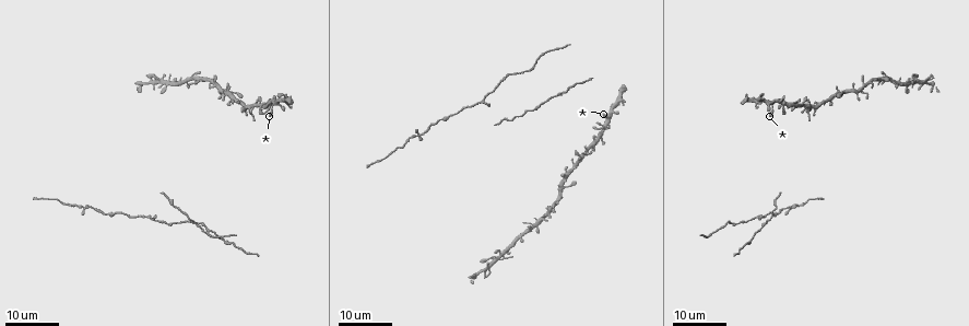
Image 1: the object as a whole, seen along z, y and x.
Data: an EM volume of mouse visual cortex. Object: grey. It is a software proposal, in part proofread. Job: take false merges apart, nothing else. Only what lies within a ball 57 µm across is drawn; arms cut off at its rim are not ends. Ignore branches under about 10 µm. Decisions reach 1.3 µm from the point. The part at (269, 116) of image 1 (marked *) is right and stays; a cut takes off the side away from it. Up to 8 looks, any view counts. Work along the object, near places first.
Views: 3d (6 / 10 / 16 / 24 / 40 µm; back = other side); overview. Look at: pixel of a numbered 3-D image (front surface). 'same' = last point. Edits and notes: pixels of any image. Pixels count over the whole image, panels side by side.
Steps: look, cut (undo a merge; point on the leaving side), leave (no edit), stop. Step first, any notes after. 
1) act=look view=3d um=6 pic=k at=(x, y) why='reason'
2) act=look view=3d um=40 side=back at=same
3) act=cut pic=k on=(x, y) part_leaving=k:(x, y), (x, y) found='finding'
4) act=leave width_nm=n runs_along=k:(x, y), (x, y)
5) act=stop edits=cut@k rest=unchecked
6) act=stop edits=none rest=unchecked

act=look view=3d um=24 pic=1 at=(245, 106) why='four or more arms meet'

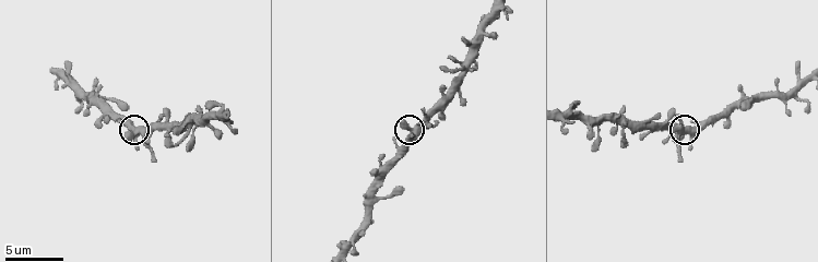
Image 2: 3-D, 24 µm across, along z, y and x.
act=look view=3d um=10 pic=2 at=(410, 131) why='closer look'

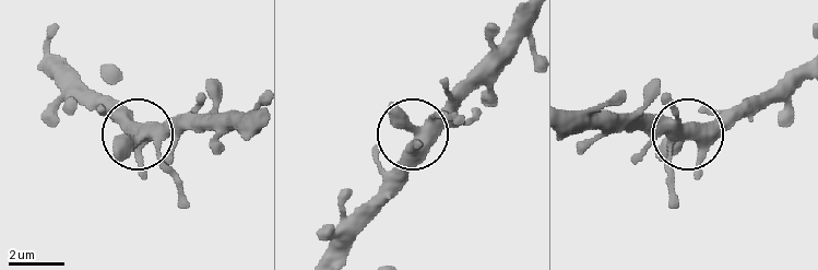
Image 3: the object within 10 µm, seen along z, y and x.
act=leave arms=5 runs_along=3:(532, 15), (419, 128), (403, 164), (380, 189) found='one cell here'

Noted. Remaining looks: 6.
act=look view=3d um=16 pic=1 at=(512, 122) why='thick turns thin'

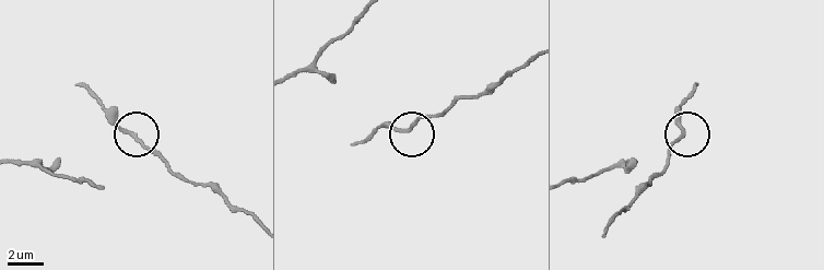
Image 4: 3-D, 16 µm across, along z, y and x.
act=look view=3d um=10 pic=4 at=(133, 133)

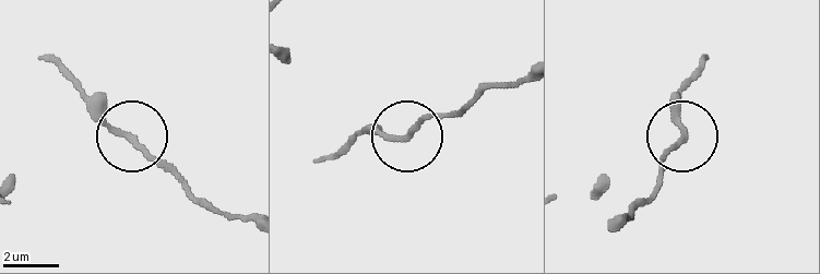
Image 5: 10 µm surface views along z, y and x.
act=leave found='continuous, no second cell'

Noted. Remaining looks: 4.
act=look view=3d um=24 pic=1 at=(194, 224) why='narrows sharply'

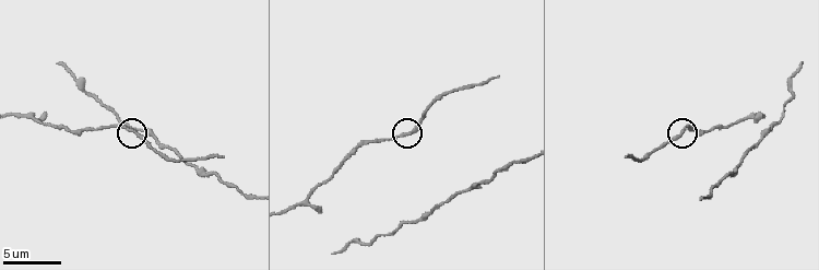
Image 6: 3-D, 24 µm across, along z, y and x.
act=look view=3d um=6 pic=6 at=(410, 134) why='closer look'

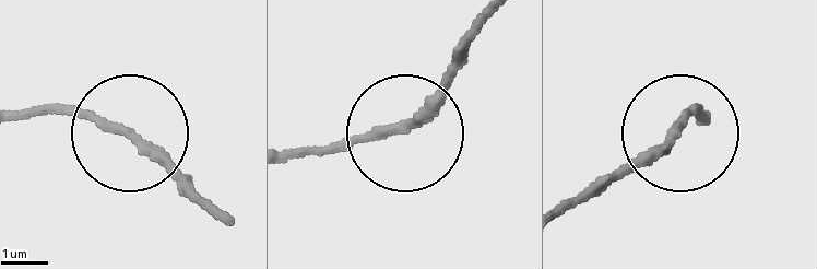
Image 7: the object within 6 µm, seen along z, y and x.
act=leave found='all the same cell'

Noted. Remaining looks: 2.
act=look view=3d um=16 pic=1 at=(86, 209) why='four-way junction'

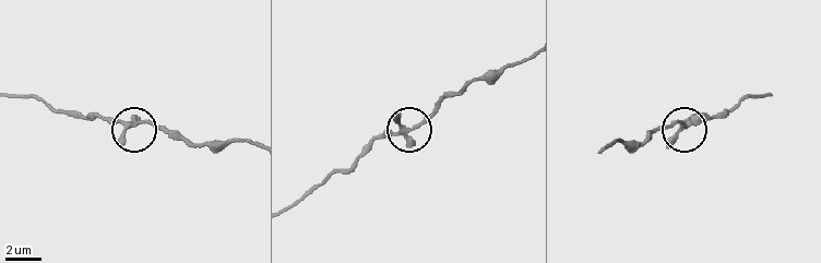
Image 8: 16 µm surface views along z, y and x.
act=look view=3d um=10 pic=8 at=(407, 127)

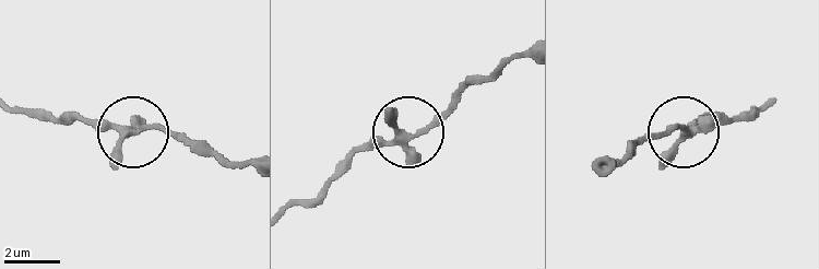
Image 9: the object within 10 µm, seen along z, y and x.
act=leave runs_along=9:(524, 51), (467, 82), (418, 129), (351, 150) found='all the same cell'

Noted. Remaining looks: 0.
act=stop edits=none rest=unchecked

